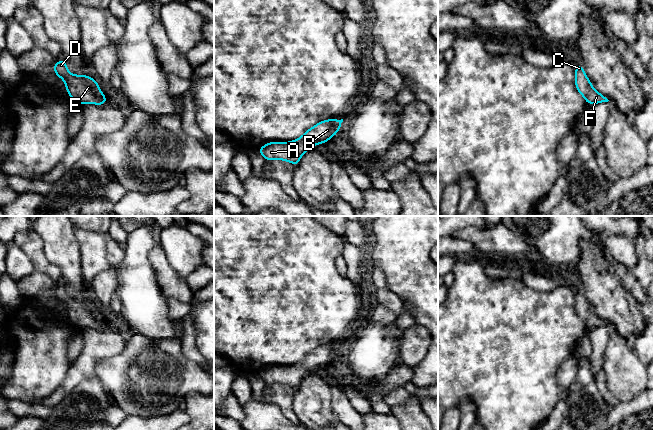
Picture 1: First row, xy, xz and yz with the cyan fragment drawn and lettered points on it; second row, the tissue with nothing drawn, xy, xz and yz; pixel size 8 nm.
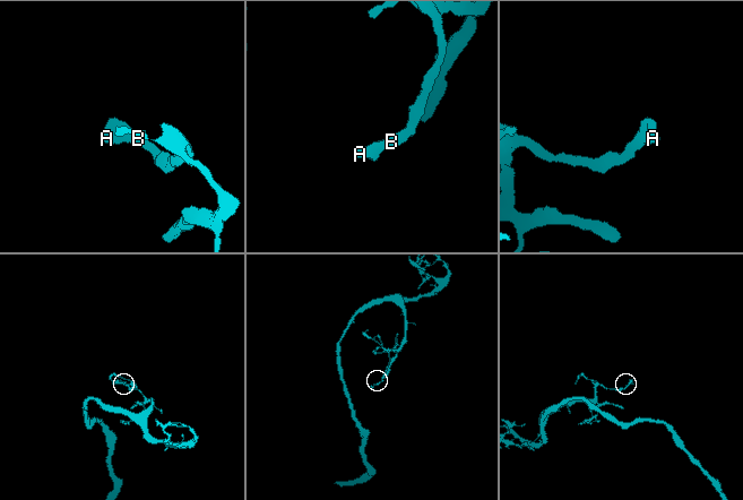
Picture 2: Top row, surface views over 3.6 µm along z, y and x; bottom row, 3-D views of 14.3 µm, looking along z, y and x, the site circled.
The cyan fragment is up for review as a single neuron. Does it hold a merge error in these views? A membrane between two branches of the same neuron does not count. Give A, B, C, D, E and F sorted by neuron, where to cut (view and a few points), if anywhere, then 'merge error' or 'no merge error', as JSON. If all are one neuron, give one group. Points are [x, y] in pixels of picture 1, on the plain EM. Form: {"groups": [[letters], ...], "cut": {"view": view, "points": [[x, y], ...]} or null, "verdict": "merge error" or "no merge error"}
{"groups": [["A", "B", "C", "D", "E", "F"]], "cut": null, "verdict": "no merge error"}

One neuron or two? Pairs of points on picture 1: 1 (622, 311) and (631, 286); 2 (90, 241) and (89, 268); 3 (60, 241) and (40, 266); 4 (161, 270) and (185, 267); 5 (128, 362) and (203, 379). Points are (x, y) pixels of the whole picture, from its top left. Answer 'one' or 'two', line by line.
1: two
2: one
3: two
4: two
5: one

